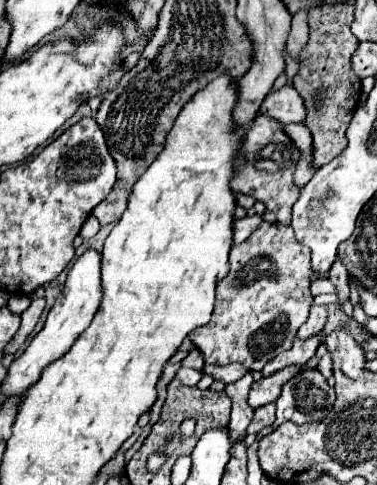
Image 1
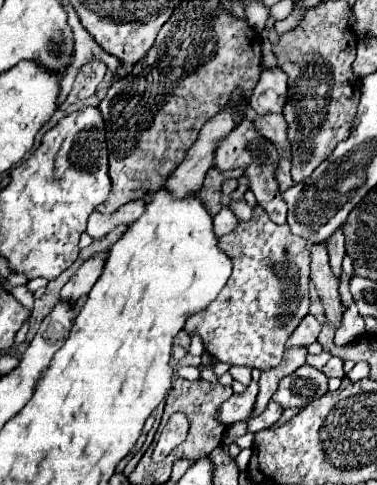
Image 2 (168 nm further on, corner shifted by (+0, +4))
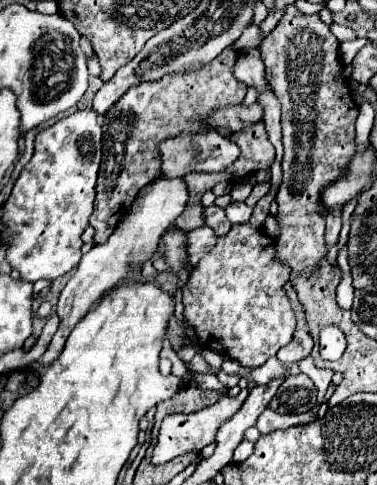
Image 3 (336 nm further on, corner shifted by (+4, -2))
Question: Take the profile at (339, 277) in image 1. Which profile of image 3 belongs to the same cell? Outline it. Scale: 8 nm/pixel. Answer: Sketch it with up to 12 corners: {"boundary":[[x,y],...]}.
{"boundary":[[341,207],[327,213],[325,245],[331,249],[341,231]]}

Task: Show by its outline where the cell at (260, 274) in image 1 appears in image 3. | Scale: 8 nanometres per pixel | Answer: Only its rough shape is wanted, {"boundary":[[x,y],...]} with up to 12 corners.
{"boundary":[[263,222],[233,225],[183,291],[197,341],[259,367],[295,333]]}

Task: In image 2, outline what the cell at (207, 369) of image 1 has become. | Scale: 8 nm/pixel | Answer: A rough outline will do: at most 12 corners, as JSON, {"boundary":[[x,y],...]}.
{"boundary":[[231,367],[229,373],[235,381],[249,385],[251,369]]}

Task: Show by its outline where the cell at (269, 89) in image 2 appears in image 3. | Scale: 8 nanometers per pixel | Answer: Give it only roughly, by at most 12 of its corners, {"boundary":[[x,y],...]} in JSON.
{"boundary":[[243,49],[235,77],[257,93],[271,83],[259,49]]}

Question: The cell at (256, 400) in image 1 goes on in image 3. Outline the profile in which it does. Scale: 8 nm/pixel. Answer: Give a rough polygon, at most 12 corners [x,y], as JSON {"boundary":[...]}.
{"boundary":[[249,395],[221,397],[189,415],[167,415],[151,463],[213,443]]}

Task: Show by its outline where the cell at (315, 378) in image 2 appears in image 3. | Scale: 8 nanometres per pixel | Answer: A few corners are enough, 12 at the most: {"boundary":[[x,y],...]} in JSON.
{"boundary":[[289,375],[269,407],[305,413],[317,389],[307,375]]}

